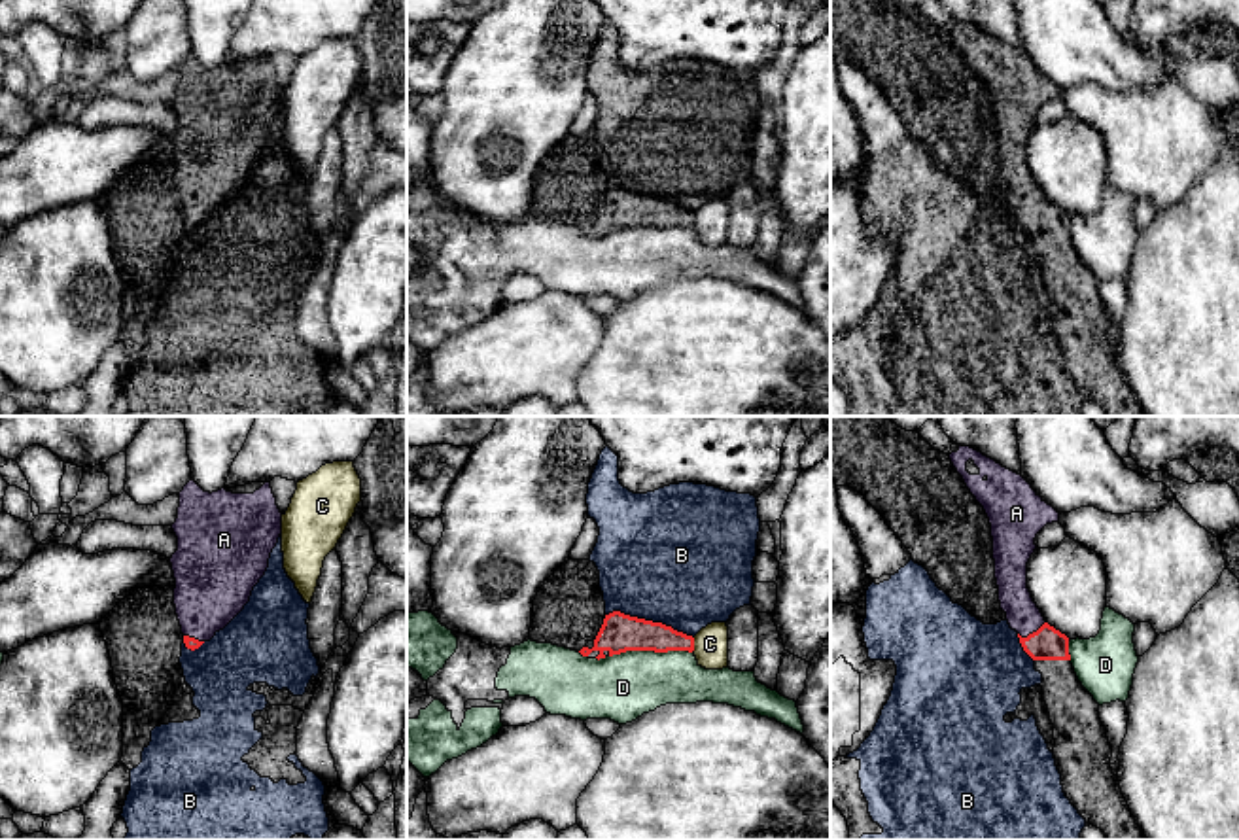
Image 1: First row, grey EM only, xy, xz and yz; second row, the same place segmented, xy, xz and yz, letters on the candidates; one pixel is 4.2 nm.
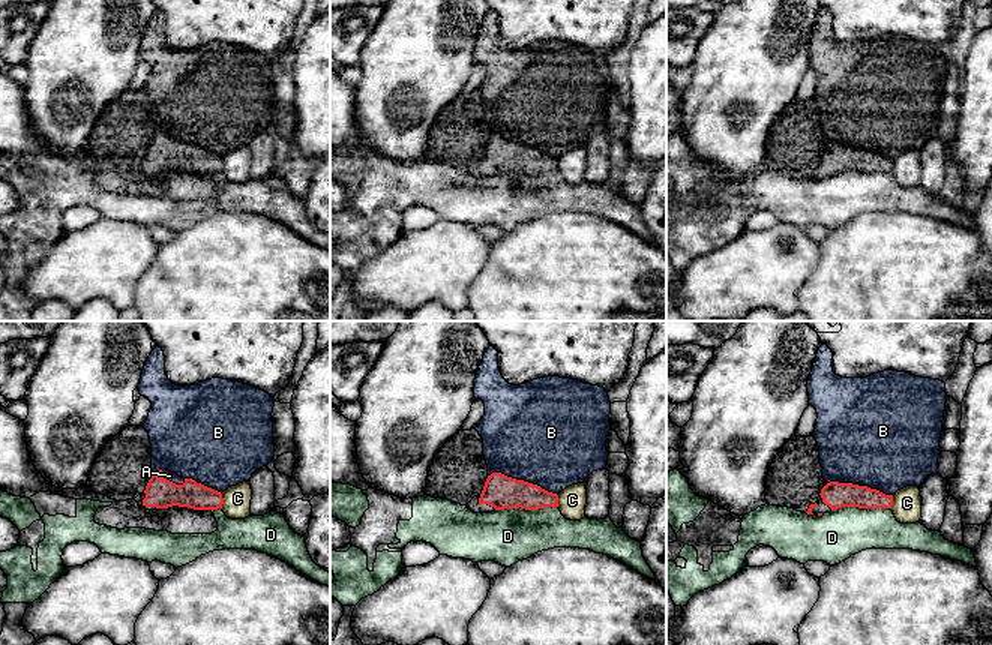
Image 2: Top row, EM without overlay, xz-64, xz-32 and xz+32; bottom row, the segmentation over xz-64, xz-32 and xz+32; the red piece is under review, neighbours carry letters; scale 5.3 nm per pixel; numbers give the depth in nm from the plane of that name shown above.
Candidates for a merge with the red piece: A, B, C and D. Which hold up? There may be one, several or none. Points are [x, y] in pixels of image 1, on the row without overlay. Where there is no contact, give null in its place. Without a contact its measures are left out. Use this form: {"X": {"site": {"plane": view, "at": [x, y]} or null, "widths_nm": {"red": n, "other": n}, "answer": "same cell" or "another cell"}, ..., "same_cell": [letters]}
{"A": {"site": {"plane": "yz", "at": [1033, 209]}, "widths_nm": {"red": 140, "other": 140}, "answer": "same cell"}, "B": {"site": {"plane": "xz", "at": [649, 197]}, "widths_nm": {"red": 160, "other": 500}, "answer": "another cell"}, "C": {"site": {"plane": "xz", "at": [693, 222]}, "widths_nm": {"red": 140, "other": 140}, "answer": "another cell"}, "D": {"site": {"plane": "xz", "at": [649, 226]}, "widths_nm": {"red": 160, "other": 280}, "answer": "another cell"}, "same_cell": ["A"]}

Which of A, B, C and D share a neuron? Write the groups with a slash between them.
A / B / C / D

